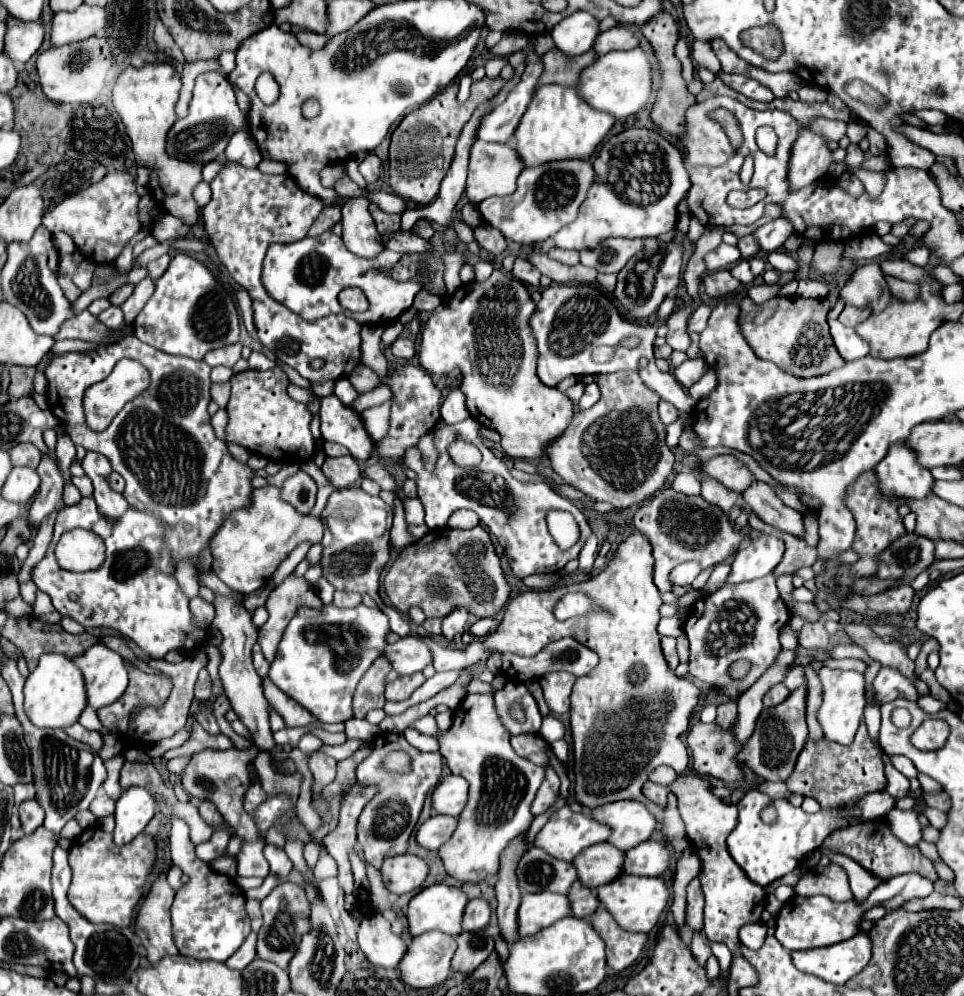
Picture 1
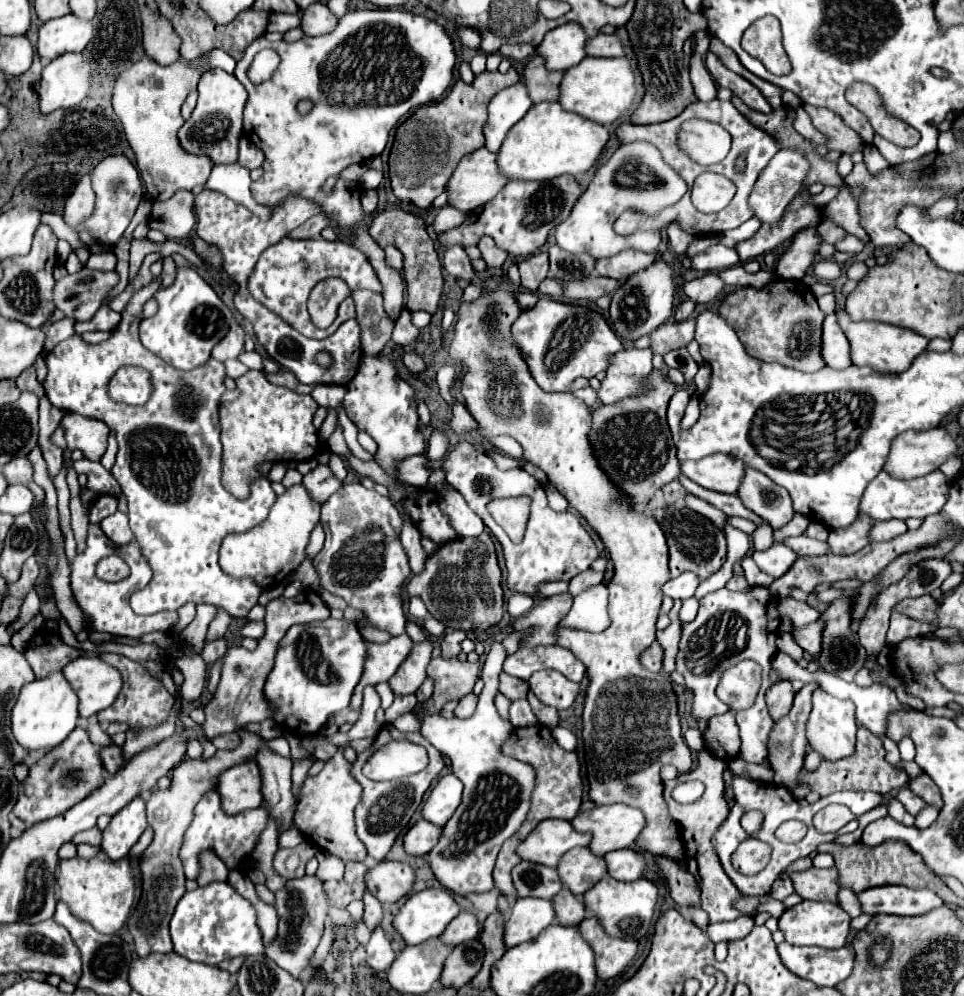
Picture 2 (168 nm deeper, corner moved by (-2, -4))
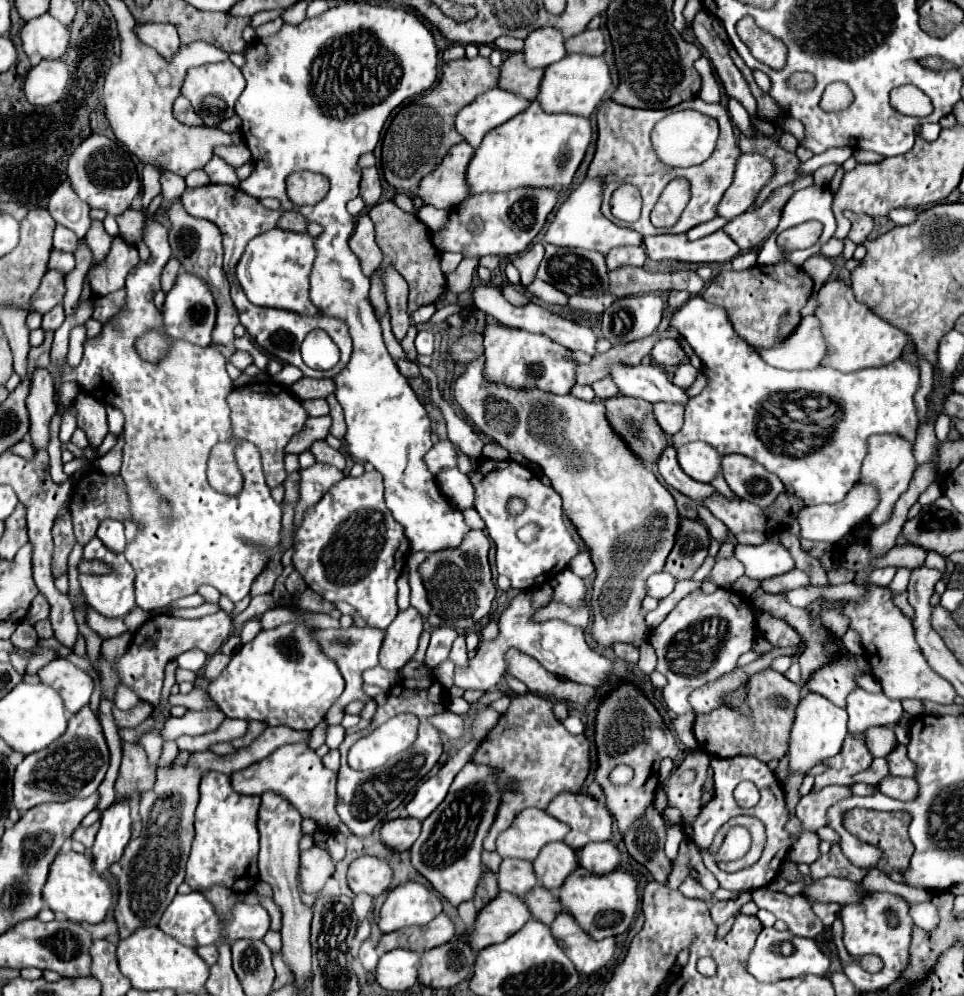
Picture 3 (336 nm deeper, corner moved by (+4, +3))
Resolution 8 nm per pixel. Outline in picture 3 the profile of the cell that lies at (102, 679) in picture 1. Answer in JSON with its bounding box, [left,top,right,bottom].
[37,658,95,714]

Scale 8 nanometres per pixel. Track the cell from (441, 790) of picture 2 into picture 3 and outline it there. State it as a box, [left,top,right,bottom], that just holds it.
[407,740,479,820]

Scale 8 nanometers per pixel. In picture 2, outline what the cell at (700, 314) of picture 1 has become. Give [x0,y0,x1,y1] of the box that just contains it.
[649,319,695,355]

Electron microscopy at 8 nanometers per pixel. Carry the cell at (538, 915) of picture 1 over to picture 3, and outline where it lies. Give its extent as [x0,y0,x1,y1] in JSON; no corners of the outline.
[471,892,531,950]

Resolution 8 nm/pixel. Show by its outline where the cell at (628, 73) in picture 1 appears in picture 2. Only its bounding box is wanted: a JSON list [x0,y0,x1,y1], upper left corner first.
[559,57,635,125]

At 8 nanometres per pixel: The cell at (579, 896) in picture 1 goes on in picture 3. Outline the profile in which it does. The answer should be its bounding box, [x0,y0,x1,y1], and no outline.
[525,886,565,924]

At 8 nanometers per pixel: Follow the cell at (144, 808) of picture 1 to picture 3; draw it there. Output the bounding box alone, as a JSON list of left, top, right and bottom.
[93,800,131,872]

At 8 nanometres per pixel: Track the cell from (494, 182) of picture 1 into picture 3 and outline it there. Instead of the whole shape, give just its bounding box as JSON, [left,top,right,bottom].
[419,142,475,210]

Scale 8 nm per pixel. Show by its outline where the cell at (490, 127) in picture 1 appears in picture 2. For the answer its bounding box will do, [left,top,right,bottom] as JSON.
[483,83,531,153]

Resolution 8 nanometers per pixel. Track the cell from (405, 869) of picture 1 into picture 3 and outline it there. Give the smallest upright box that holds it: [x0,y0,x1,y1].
[349,856,393,896]

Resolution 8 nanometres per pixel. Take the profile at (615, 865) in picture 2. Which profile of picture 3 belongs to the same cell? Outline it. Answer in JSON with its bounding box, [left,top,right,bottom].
[581,842,623,874]

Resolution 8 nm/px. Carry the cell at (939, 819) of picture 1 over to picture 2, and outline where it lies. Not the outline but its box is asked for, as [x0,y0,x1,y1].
[895,787,927,815]

